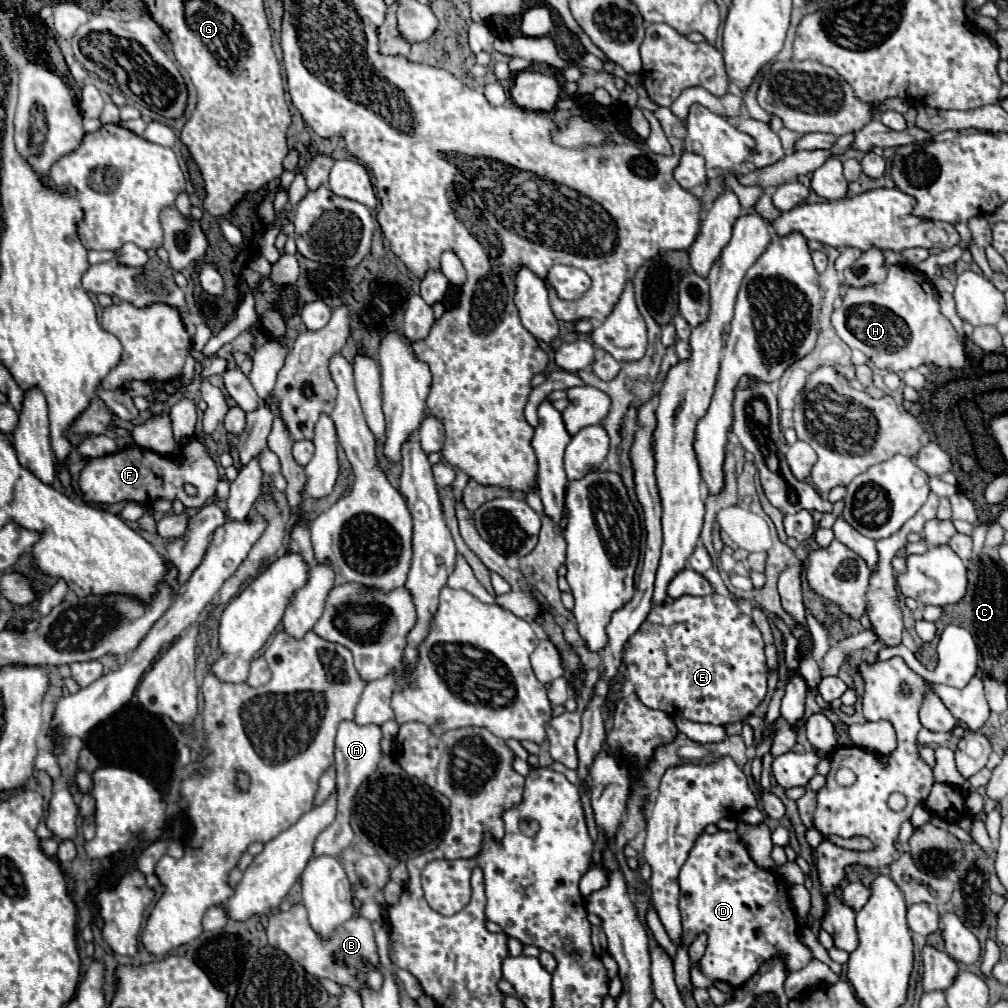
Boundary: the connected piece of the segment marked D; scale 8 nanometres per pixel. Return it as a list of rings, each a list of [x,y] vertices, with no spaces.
[[[718,831],[716,835],[708,835],[708,833],[700,835],[700,841],[696,841],[692,853],[688,855],[686,863],[680,869],[680,913],[682,913],[686,943],[690,943],[694,935],[698,935],[700,931],[708,935],[706,953],[700,959],[700,965],[702,965],[702,973],[708,979],[712,981],[720,979],[714,981],[714,987],[720,989],[722,993],[732,995],[732,987],[740,987],[744,981],[748,981],[748,977],[752,977],[756,969],[774,955],[786,957],[788,967],[792,971],[802,969],[812,959],[812,951],[806,945],[802,945],[798,939],[798,923],[790,909],[790,901],[782,877],[758,867],[750,859],[746,845],[742,843],[736,831]]]

